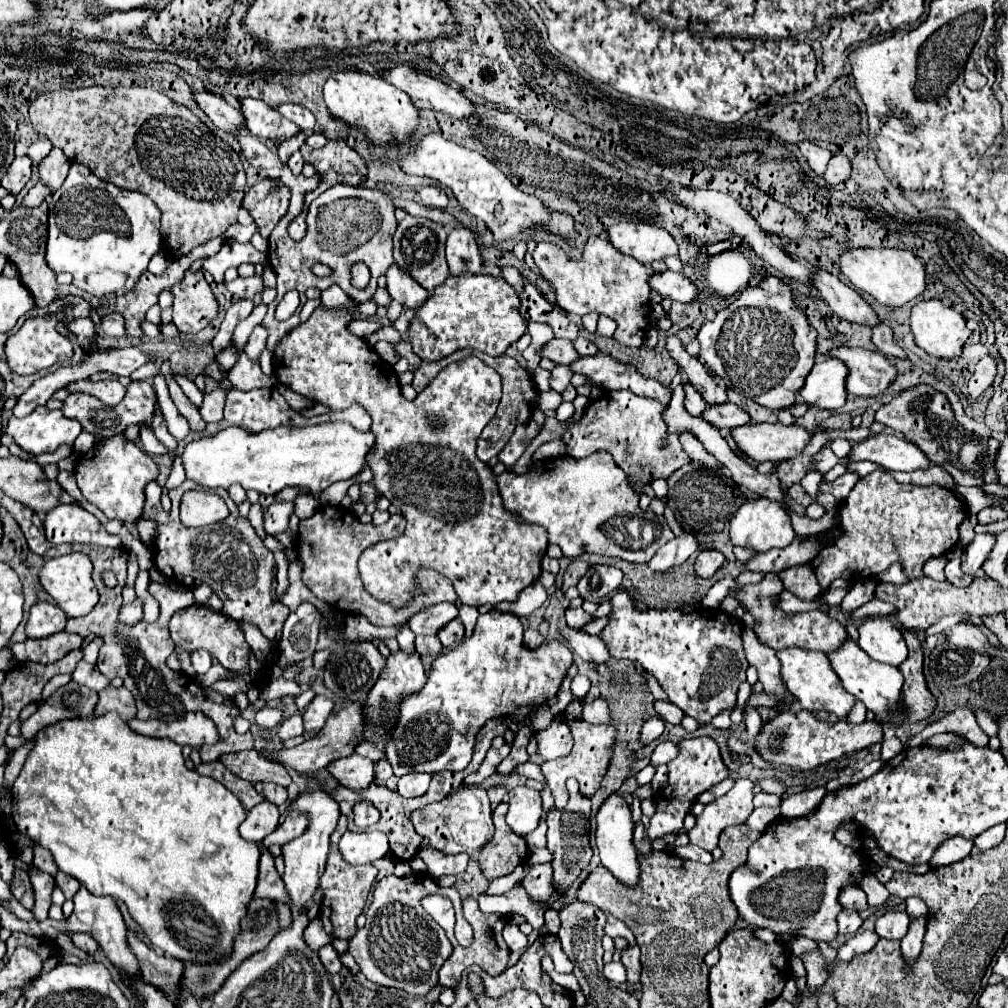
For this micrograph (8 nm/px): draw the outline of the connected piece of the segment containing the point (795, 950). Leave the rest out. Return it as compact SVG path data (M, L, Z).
M795 938L791 940L791 954L793 956L803 956L807 952L819 952L819 944L813 940L805 940L805 938Z

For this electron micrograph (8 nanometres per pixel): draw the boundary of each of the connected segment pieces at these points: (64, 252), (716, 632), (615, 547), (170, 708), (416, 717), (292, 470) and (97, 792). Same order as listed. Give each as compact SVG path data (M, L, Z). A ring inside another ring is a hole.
M73 162L63 186L51 196L45 260L55 274L69 272L73 276L73 286L93 296L107 296L107 298L123 296L131 288L135 288L139 276L147 270L149 260L157 252L167 250L159 228L161 228L161 212L145 194L123 190L109 182L103 182L95 174L91 174L89 168Z
M625 590L615 592L611 602L613 620L599 638L609 646L613 658L641 662L643 668L657 678L669 700L699 724L709 724L721 710L735 706L737 688L745 680L749 666L743 654L741 622L723 610L707 608L689 614L671 608L635 612L633 600Z
M597 452L591 454L589 458L579 458L579 460L571 456L559 456L553 460L535 462L529 466L525 474L513 474L511 470L507 470L501 476L497 476L497 484L505 508L517 512L523 518L523 522L543 526L549 532L549 544L561 546L565 556L577 558L589 552L643 564L649 562L663 544L675 538L665 516L657 516L655 512L639 508L637 492L629 486L627 476L623 476L623 470L615 464L611 454L607 452Z
M75 546L77 552L85 552L91 560L93 560L93 566L95 566L95 582L99 586L99 596L105 600L105 602L99 602L87 616L79 616L79 618L69 618L67 620L67 626L65 630L67 632L75 632L75 634L81 634L81 636L87 636L87 634L95 634L95 636L101 636L103 638L103 646L99 650L99 660L97 660L97 670L101 674L105 674L107 678L123 678L123 686L133 694L135 702L137 702L137 718L139 720L149 720L149 718L161 718L161 720L175 720L179 718L181 714L185 712L191 712L191 710L201 710L205 716L209 716L219 734L221 734L221 740L219 744L203 745L199 748L201 760L203 762L213 762L217 760L221 754L227 754L227 752L241 752L241 750L251 750L255 746L255 736L253 732L245 732L245 734L237 734L235 732L235 726L233 726L233 720L237 716L241 716L239 708L233 704L233 702L227 702L223 706L211 702L205 694L205 690L193 680L185 676L177 676L171 668L167 668L165 660L167 656L175 650L175 644L173 640L169 638L169 618L181 610L181 608L187 608L191 604L195 604L195 596L193 596L193 590L183 590L183 592L173 592L169 590L167 586L163 588L163 584L159 584L159 606L161 606L161 616L157 622L153 624L147 624L147 622L139 622L131 628L127 626L121 626L117 622L117 614L119 614L119 608L121 608L121 590L123 590L123 584L125 584L125 576L127 576L127 566L125 566L125 558L121 556L123 550L121 548L101 548L101 546ZM105 570L111 570L117 578L117 586L115 588L107 588L103 582L101 582L101 574Z
M495 608L481 614L471 638L437 656L423 690L403 700L399 722L393 730L393 740L387 744L387 760L391 762L395 776L409 772L455 772L467 768L472 759L477 732L483 728L483 724L491 718L509 718L509 714L515 714L523 706L533 706L531 710L537 710L547 700L555 698L571 664L573 652L561 640L547 640L537 650L529 650L523 644L521 620L517 616L499 612Z
M327 422L305 428L275 428L253 434L243 428L225 428L185 446L181 462L189 480L205 488L241 484L259 494L277 494L285 486L305 486L313 494L337 480L349 480L365 466L365 456L375 444L371 432L359 432L347 422Z
M115 712L105 714L101 718L73 718L73 720L61 720L53 726L43 728L37 734L37 744L29 752L21 774L13 782L13 812L11 818L17 826L17 830L31 840L39 842L43 848L47 848L59 870L65 874L77 878L85 888L89 888L95 896L115 896L123 900L129 908L129 914L133 920L141 926L143 934L151 940L153 946L161 948L167 956L173 956L181 962L193 962L193 964L205 964L215 960L225 960L233 952L235 936L239 934L239 920L247 916L247 904L251 902L255 894L255 884L259 876L259 844L247 842L239 836L239 824L245 820L245 810L239 804L239 798L233 792L227 792L223 784L217 780L199 776L195 770L189 770L183 764L181 746L167 738L145 738L137 732L133 732ZM183 900L183 924L167 924L167 914L175 902Z

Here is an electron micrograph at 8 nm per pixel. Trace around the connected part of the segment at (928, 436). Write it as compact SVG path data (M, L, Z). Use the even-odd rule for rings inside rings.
M911 386L895 396L889 404L883 404L875 420L895 428L905 434L905 438L917 444L931 462L945 468L957 484L963 486L983 486L983 484L997 484L995 480L995 452L999 452L999 440L993 438L979 438L973 432L965 430L957 424L951 404L945 394L935 390L933 386ZM963 458L963 460L961 460Z

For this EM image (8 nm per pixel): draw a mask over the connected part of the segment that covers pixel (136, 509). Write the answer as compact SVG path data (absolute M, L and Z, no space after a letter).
M125 432L111 436L109 440L97 440L95 448L79 456L75 468L77 486L83 492L83 498L95 504L107 518L117 518L123 522L135 522L143 510L145 502L145 484L157 478L157 464L147 456L135 442L125 438Z

